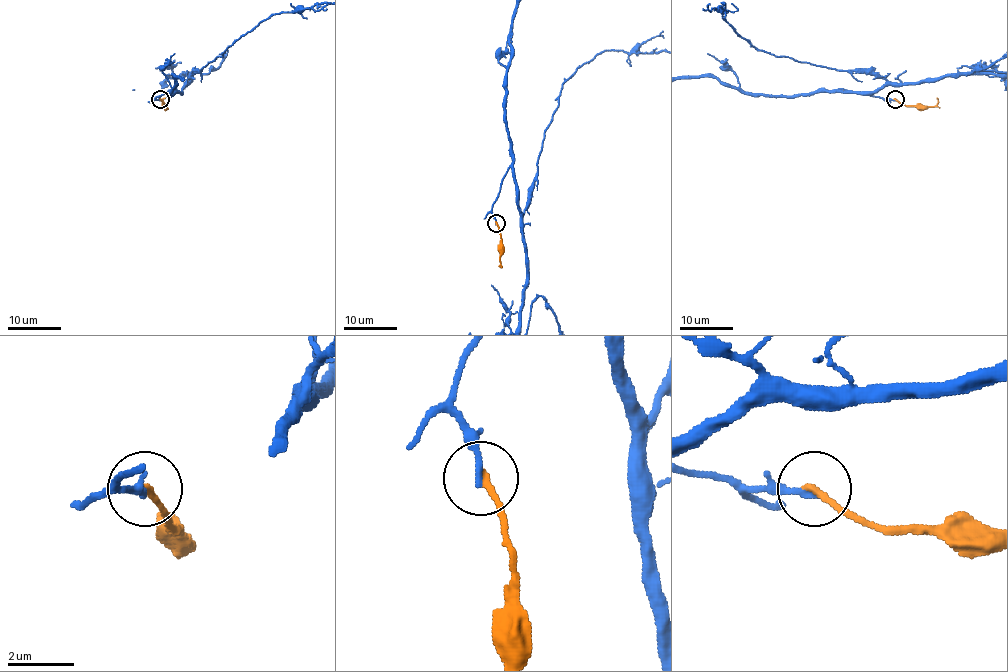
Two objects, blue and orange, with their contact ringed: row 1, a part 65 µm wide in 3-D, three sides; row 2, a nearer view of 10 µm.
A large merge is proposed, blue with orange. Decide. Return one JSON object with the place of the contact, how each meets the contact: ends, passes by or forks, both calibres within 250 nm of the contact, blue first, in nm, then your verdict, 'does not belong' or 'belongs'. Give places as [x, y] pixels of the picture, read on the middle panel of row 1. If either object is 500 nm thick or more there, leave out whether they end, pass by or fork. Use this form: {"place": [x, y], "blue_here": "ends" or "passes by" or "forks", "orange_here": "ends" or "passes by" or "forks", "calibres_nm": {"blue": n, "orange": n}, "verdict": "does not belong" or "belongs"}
{"place": [496, 223], "blue_here": "ends", "orange_here": "ends", "calibres_nm": {"blue": 180, "orange": 220}, "verdict": "belongs"}

